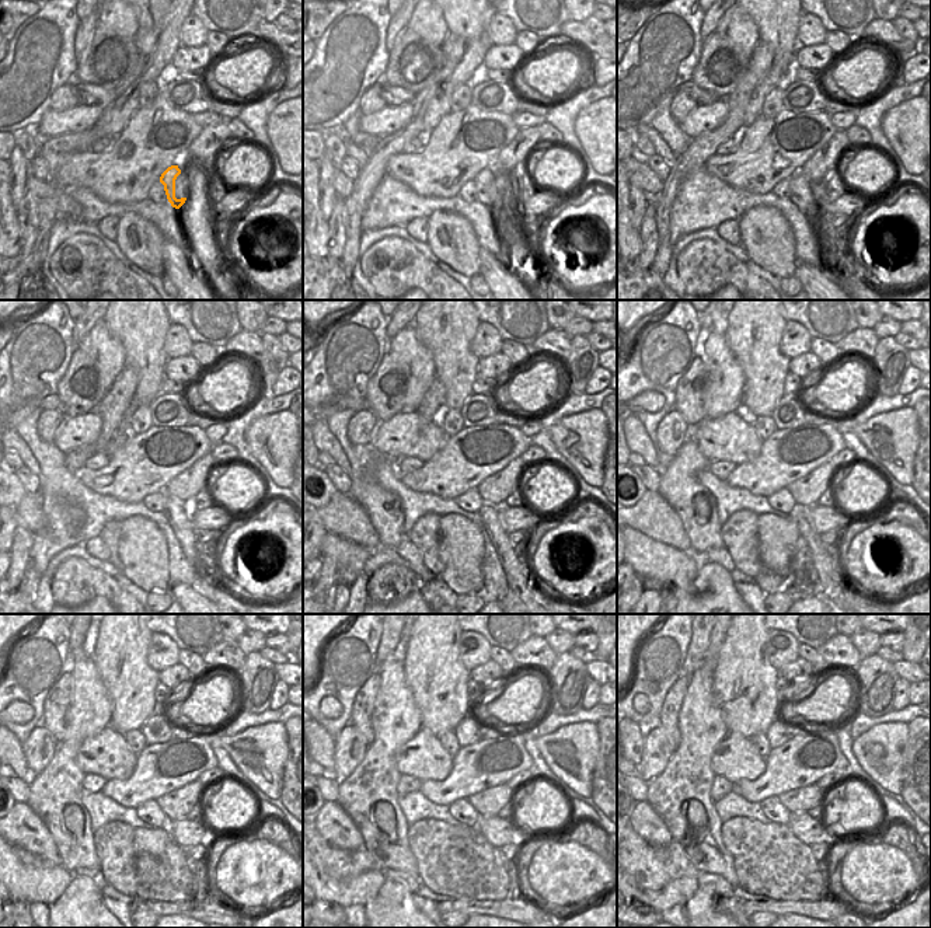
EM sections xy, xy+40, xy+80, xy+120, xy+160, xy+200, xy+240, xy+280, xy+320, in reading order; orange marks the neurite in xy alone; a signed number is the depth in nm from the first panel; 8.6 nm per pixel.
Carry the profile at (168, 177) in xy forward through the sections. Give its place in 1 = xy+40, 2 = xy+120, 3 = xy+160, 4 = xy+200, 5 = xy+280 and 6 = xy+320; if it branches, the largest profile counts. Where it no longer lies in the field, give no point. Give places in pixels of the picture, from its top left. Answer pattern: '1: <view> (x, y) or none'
1: xy+40 (485, 188)
2: xy+120 (177, 513)
3: xy+160 (512, 557)
4: xy+200 (825, 560)
5: xy+280 (509, 865)
6: xy+320 (820, 864)

